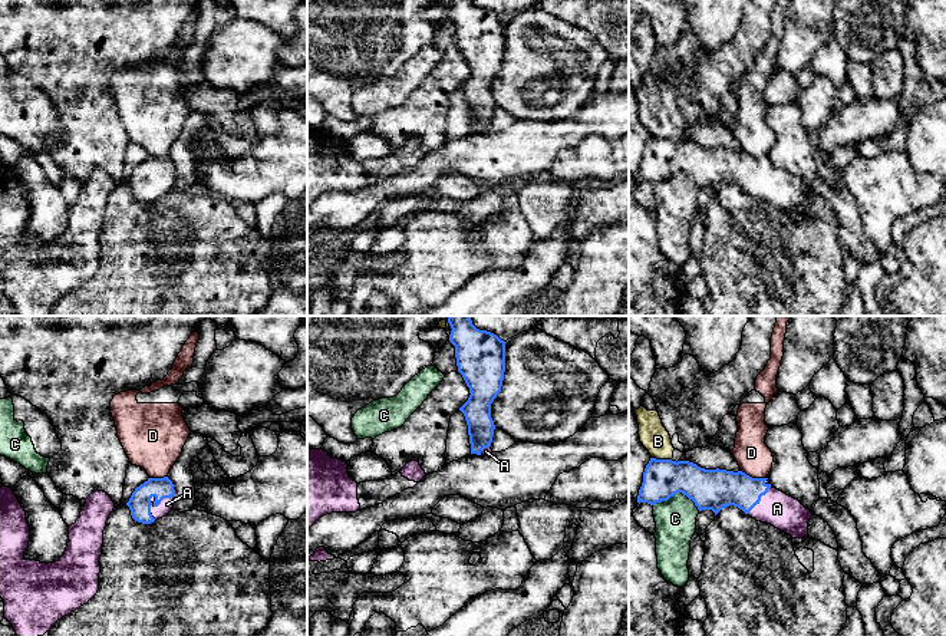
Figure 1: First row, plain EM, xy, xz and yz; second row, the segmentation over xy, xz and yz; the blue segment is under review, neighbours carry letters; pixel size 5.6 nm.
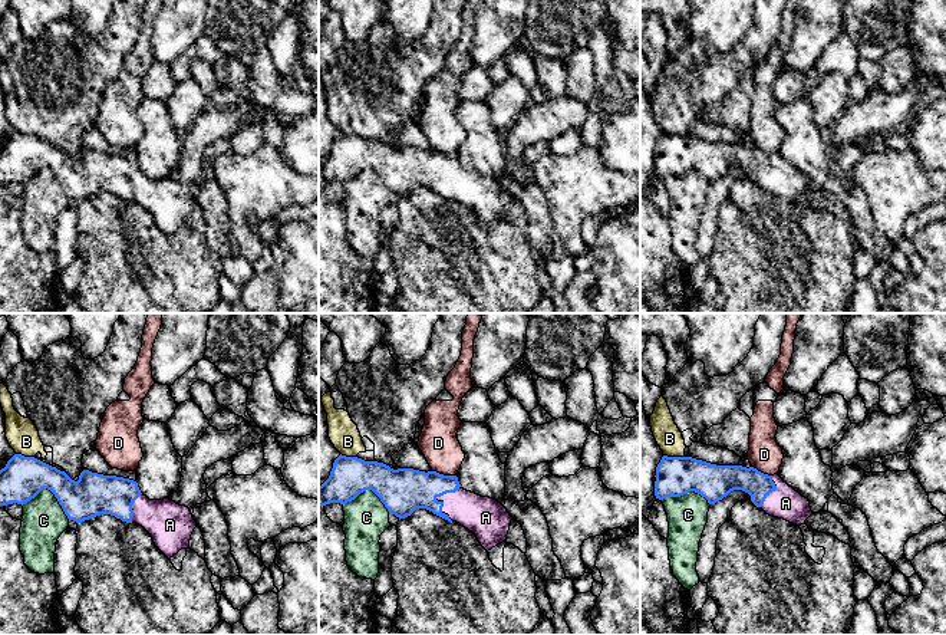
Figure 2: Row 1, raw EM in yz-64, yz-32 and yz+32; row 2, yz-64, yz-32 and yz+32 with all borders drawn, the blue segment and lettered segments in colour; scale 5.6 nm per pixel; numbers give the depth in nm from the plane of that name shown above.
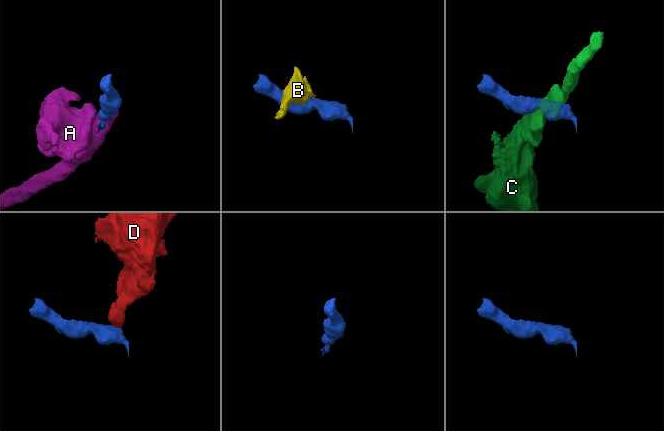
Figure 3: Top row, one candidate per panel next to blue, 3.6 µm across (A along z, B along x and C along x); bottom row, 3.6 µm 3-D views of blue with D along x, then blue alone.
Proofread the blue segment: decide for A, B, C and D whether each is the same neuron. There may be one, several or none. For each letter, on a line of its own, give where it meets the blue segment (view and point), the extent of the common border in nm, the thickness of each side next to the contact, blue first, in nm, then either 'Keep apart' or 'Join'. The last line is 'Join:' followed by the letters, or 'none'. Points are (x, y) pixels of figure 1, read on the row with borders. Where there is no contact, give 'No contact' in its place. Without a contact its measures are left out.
A: Touches blue at xy (155, 506). Shared border 180 nm. Thickness 130 nm (blue) against 80 nm. Join
B: Touches blue at yz (662, 460). Shared border 110 nm. Thickness 220 nm (blue) against 160 nm. Keep apart
C: Touches blue at yz (678, 491). Shared border 260 nm. Thickness 220 nm (blue) against 220 nm. Keep apart
D: Touches blue at yz (754, 478). Shared border 150 nm. Thickness 220 nm (blue) against 190 nm. Keep apart
Join: A

